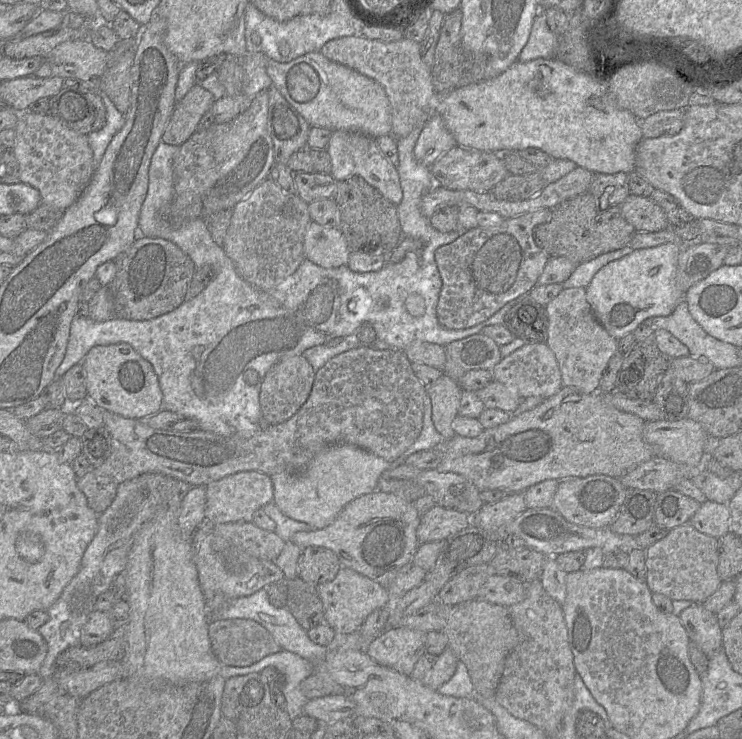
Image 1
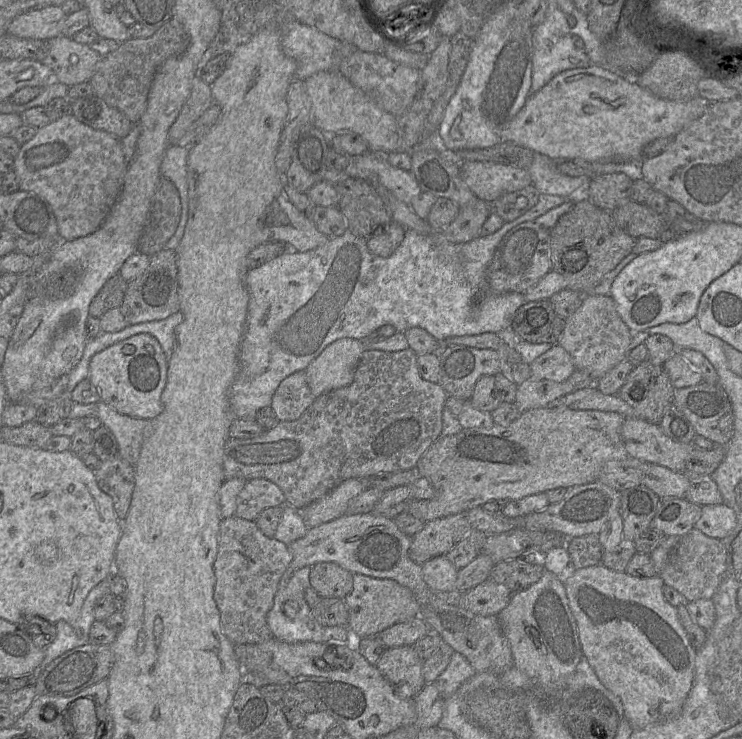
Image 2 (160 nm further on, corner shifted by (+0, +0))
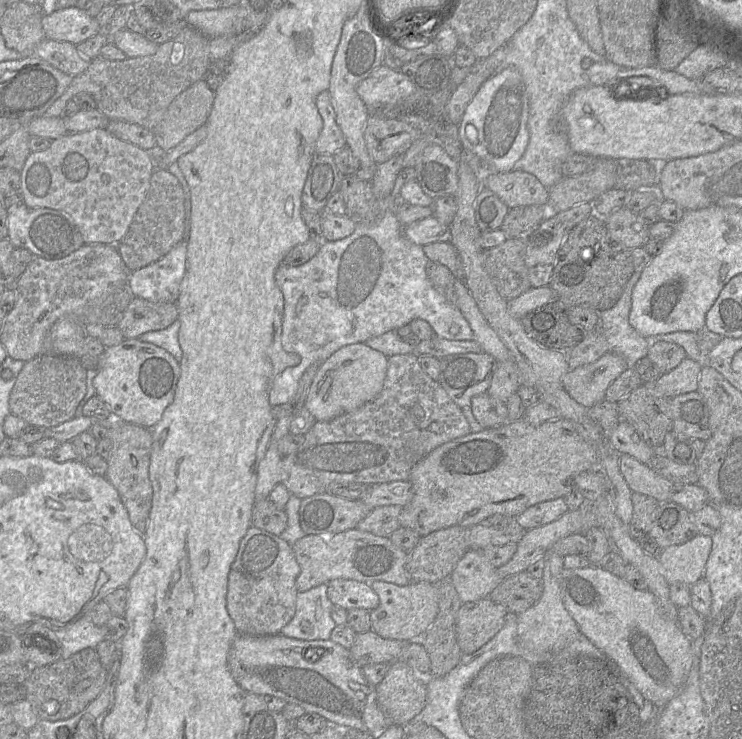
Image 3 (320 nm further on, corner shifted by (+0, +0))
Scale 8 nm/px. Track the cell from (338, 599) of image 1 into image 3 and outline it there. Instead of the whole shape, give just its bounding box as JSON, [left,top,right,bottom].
[370,581,439,642]

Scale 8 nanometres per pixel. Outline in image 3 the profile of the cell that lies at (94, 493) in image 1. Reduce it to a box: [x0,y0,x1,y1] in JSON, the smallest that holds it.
[105,420,153,535]

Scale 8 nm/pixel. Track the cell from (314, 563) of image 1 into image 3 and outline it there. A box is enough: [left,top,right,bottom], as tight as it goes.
[327,579,379,611]

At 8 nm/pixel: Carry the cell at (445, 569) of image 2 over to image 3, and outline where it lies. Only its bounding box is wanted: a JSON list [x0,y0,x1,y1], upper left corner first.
[448,549,502,603]

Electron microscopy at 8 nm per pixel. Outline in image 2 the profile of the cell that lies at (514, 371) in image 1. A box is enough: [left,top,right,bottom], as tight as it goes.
[529,345,575,381]

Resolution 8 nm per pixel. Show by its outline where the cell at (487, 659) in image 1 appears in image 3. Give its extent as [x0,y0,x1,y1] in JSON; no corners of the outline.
[292,527,411,592]

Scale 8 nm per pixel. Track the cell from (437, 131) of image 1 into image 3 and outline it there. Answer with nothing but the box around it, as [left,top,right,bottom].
[458,67,529,172]

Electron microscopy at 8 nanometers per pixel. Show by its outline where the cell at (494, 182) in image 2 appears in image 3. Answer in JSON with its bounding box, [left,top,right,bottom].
[483,169,549,208]

